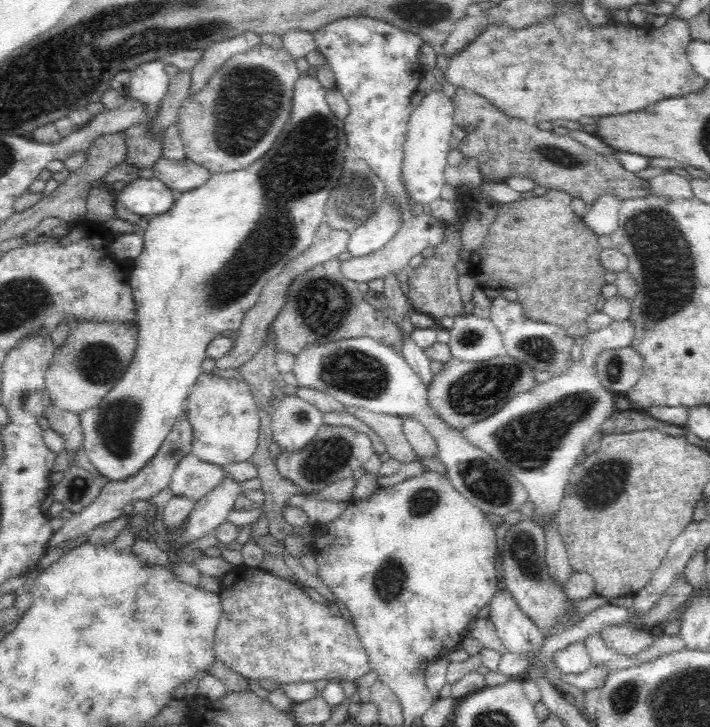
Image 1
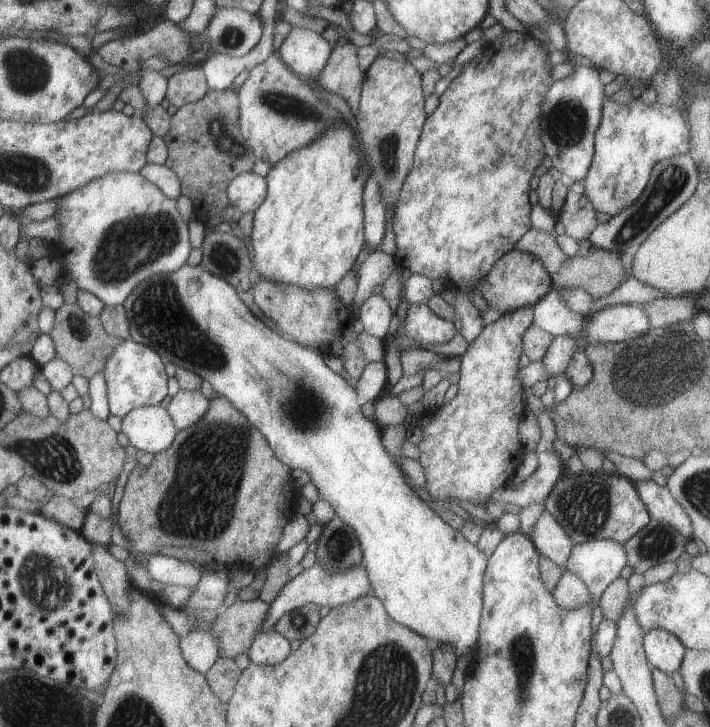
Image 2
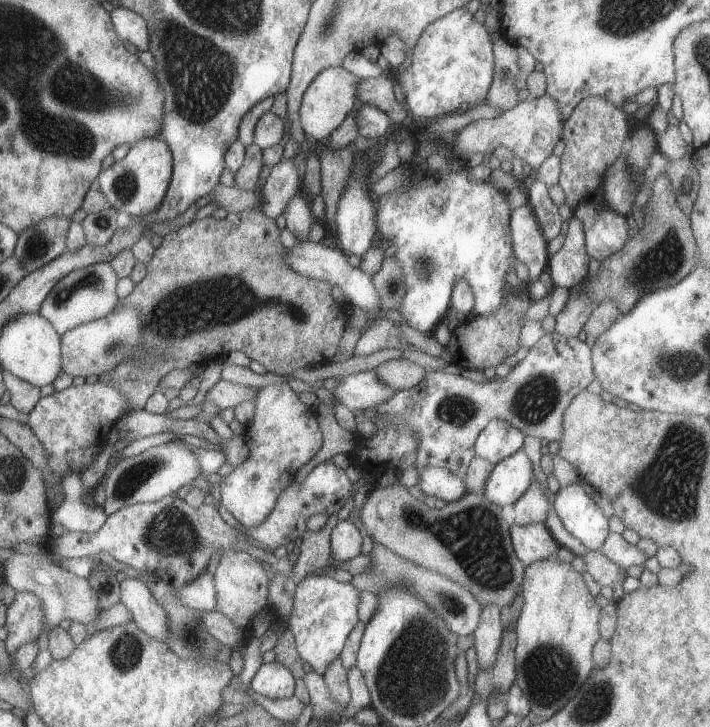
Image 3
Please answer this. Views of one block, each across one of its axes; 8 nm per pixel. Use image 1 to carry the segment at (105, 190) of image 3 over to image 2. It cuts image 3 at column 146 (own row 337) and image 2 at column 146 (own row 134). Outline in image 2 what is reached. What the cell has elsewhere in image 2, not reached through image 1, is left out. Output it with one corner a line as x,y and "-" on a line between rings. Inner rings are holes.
184,263
178,270
144,279
125,298
123,305
128,315
132,340
155,350
166,363
173,362
176,367
195,372
203,380
210,382
213,390
225,396
260,430
267,438
270,448
272,448
280,462
283,462
292,470
300,468
300,470
310,474
311,481
318,489
320,498
326,500
334,508
336,516
341,518
342,522
356,533
363,552
363,565
371,582
370,594
376,595
384,603
387,613
396,622
425,636
427,640
434,639
440,645
442,643
453,644
458,656
474,654
479,639
480,619
483,609
483,580
488,559
478,550
476,545
468,542
460,531
444,522
436,514
436,511
408,486
408,482
404,479
404,471
400,467
398,460
384,449
384,444
382,444
384,428
376,420
369,419
363,413
362,402
357,395
355,387
328,367
320,351
303,347
275,329
264,325
264,322
248,309
248,306
238,295
238,291
229,282
206,270
201,264
193,267

